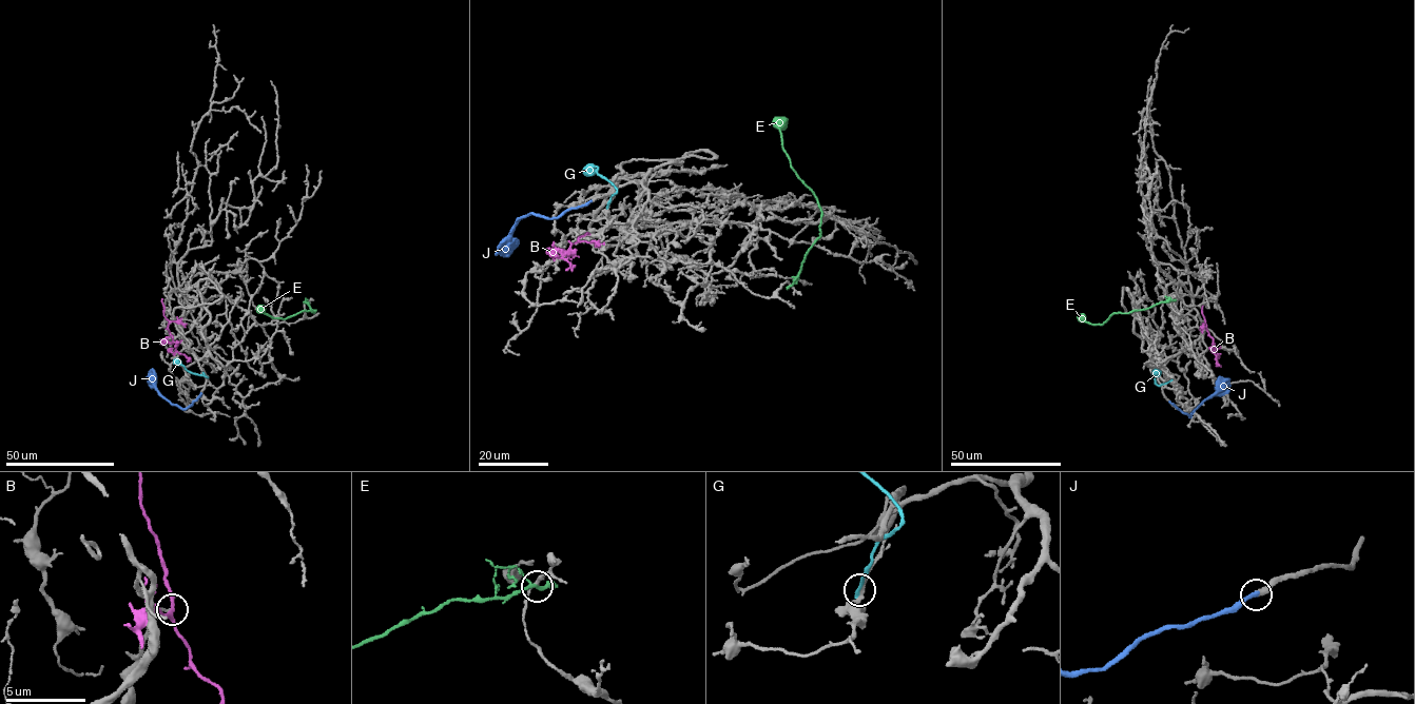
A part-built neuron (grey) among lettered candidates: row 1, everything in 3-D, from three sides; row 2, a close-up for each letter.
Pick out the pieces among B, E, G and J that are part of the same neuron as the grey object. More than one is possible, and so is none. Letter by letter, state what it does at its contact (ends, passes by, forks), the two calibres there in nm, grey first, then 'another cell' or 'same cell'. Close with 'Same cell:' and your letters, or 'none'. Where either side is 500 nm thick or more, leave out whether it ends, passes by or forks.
B: it forks there; 160 nm thick on the grey side, 200 nm on the other; another cell
E: it forks there; 240 nm thick on the grey side, 190 nm on the other; another cell
G: it ends there; 200 nm thick on the grey side, 280 nm on the other; another cell
J: it ends there; 400 nm thick on the grey side, 320 nm on the other; same cell
Same cell: J

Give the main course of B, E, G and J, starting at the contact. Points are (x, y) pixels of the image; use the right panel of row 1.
B: (1206, 327), (1221, 367)
E: (1173, 300), (1145, 309), (1112, 313), (1102, 325), (1085, 321), (1081, 314)
G: (1170, 380), (1156, 385), (1152, 375), (1160, 372)
J: (1169, 402), (1190, 416), (1229, 378)

